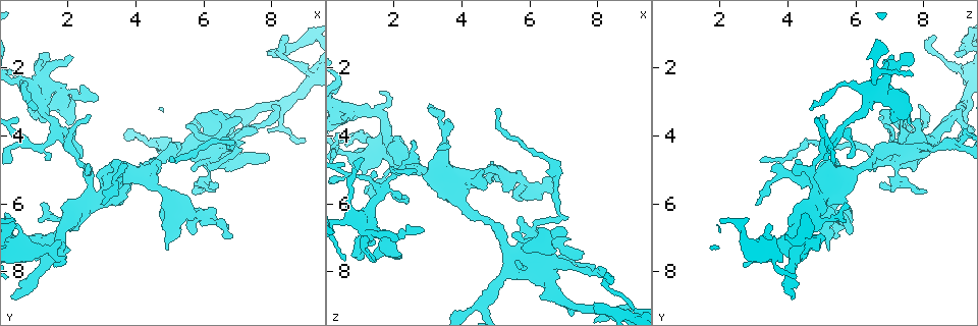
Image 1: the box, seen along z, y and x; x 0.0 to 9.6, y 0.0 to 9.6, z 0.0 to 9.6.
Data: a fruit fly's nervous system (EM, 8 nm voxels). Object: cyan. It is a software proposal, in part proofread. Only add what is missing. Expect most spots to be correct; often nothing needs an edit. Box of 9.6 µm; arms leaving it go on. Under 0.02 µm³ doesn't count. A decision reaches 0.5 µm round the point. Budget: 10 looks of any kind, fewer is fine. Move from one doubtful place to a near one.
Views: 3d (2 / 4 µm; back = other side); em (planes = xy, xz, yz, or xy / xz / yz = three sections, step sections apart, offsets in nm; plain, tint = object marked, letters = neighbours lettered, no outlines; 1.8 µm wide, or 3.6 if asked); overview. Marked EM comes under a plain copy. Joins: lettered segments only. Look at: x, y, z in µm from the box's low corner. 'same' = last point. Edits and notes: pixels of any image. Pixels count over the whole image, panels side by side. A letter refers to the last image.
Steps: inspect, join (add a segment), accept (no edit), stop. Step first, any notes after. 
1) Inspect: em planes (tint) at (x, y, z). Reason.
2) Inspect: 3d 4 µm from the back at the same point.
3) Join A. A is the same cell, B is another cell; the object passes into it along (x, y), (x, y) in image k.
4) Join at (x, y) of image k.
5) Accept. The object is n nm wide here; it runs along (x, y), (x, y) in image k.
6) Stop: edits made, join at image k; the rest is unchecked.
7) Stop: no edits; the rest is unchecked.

Inspect: 3d 4 µm at (0.95, 4.30, 5.15). Sharp bend.

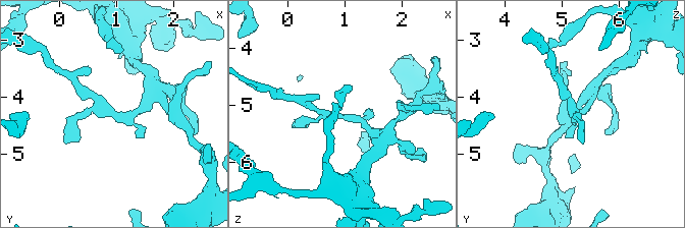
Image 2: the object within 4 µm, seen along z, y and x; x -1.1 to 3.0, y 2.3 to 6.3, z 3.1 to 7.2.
Inspect: em 3.6 µm xz step 16 (letters) at (1.00, 4.35, 5.20). Need the tissue.

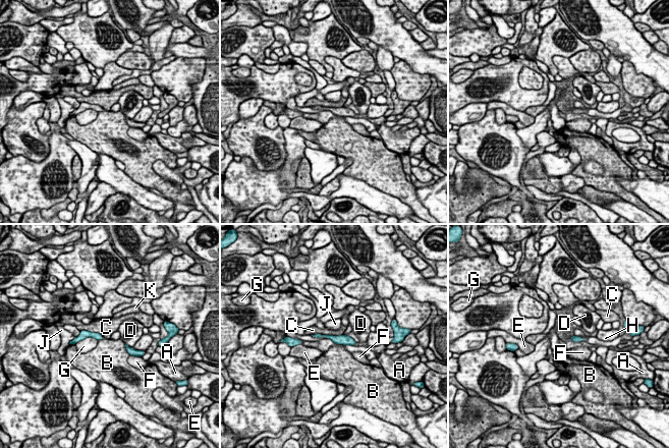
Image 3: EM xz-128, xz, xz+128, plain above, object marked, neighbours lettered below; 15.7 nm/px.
Inspect: em 3.6 µm planes (letters) at the same point. Another direction.

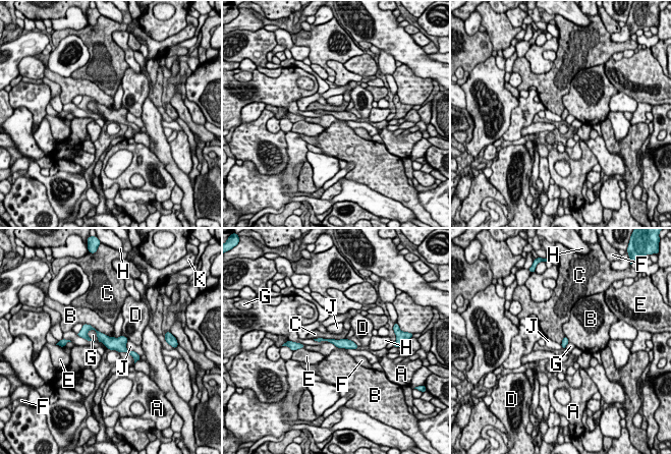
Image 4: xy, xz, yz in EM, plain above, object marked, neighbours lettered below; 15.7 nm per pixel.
Accept. The object is 100 nm wide here; A, B, C, D, E, F, G, H, J and K are other cells; a border runs along (344, 337), (339, 339), (313, 339) in image 4; none of them fits.

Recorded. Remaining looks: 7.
Inspect: 3d 2 µm from the back at (1.90, 6.65, 4.35). A narrow waist.

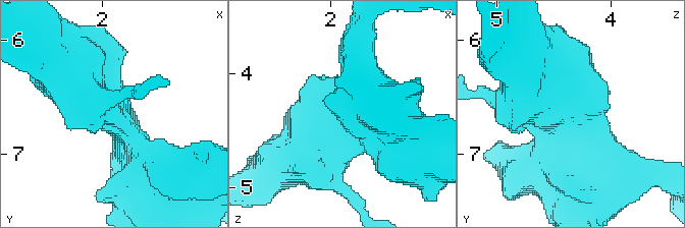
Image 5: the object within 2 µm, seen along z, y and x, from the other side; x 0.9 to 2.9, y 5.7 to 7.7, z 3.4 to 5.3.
Inspect: em xy step 4 (tint) at (1.96, 6.66, 4.36). Now the EM.

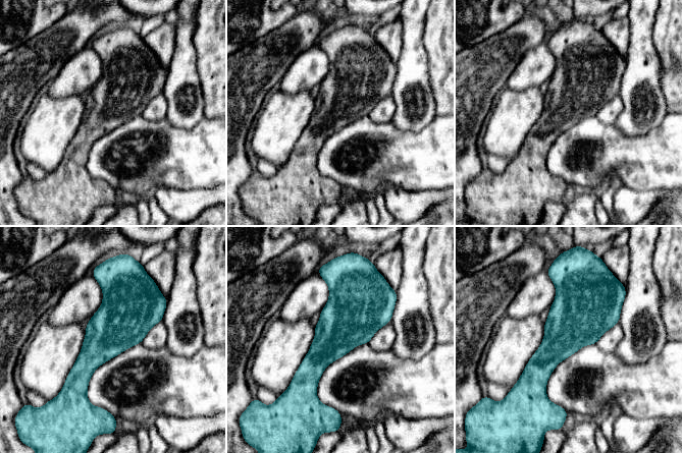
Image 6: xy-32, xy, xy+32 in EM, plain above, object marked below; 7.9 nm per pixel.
Inspect: em planes (letters) at the same point.

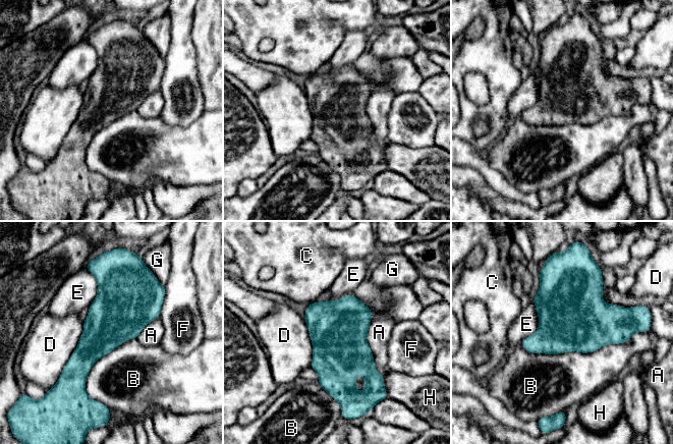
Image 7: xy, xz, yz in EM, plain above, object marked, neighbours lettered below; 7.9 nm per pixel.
Accept. The object is 420 nm wide here; A, B, C, D, E, F, G and H are other cells; a border runs along (635, 331), (587, 352), (520, 343) in image 7; no lettered segment goes on from it.

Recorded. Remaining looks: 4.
Inspect: em planes (letters) at (1.65, 7.90, 2.70). An open end.

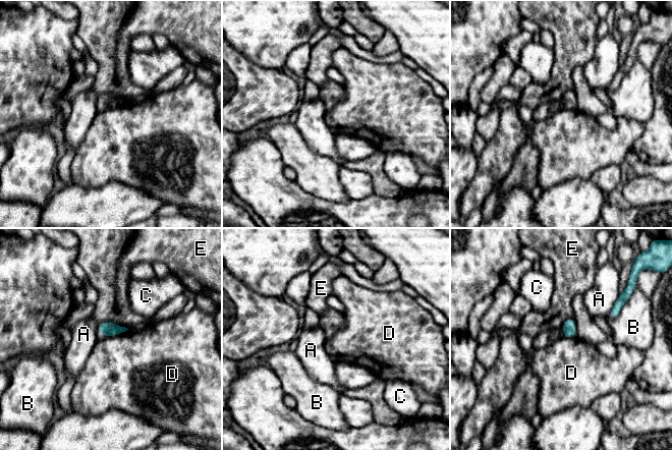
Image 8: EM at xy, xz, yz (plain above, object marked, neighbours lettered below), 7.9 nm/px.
Accept. The object is 110 nm wide here; A, B, C, D and E are other cells; a border runs along (127, 329), (107, 337) in image 8; none of them fits.

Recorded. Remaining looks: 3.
Inspect: em planes (letters) at (1.80, 2.80, 7.05). Sharp bend.

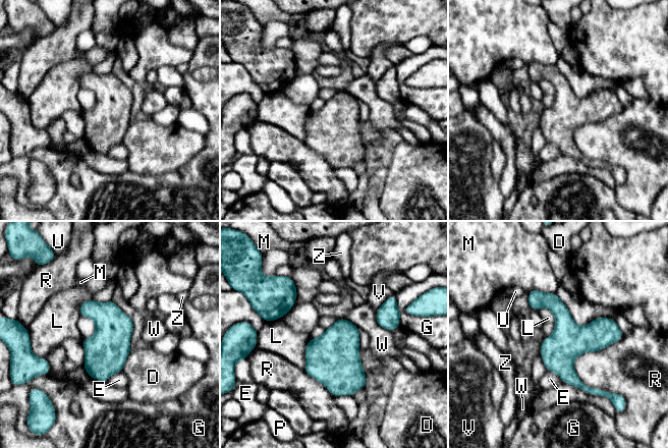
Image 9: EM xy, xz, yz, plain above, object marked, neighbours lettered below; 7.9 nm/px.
Accept. D, E, G, L, M, P, R, U, V, W and Z are other cells; it runs along (533, 292), (562, 315), (564, 369), (588, 390) in image 9; no lettered segment goes on from it.

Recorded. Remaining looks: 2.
Stop: no edits; the rest is unchecked.

